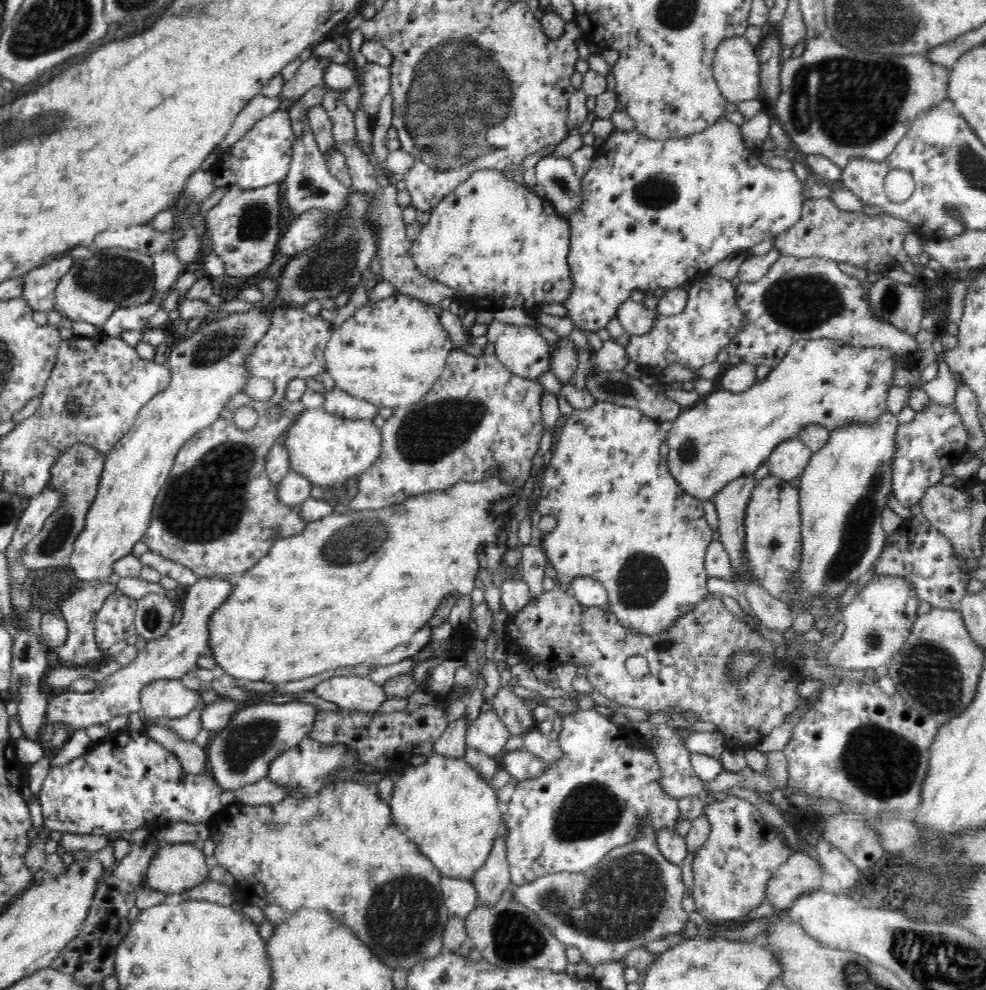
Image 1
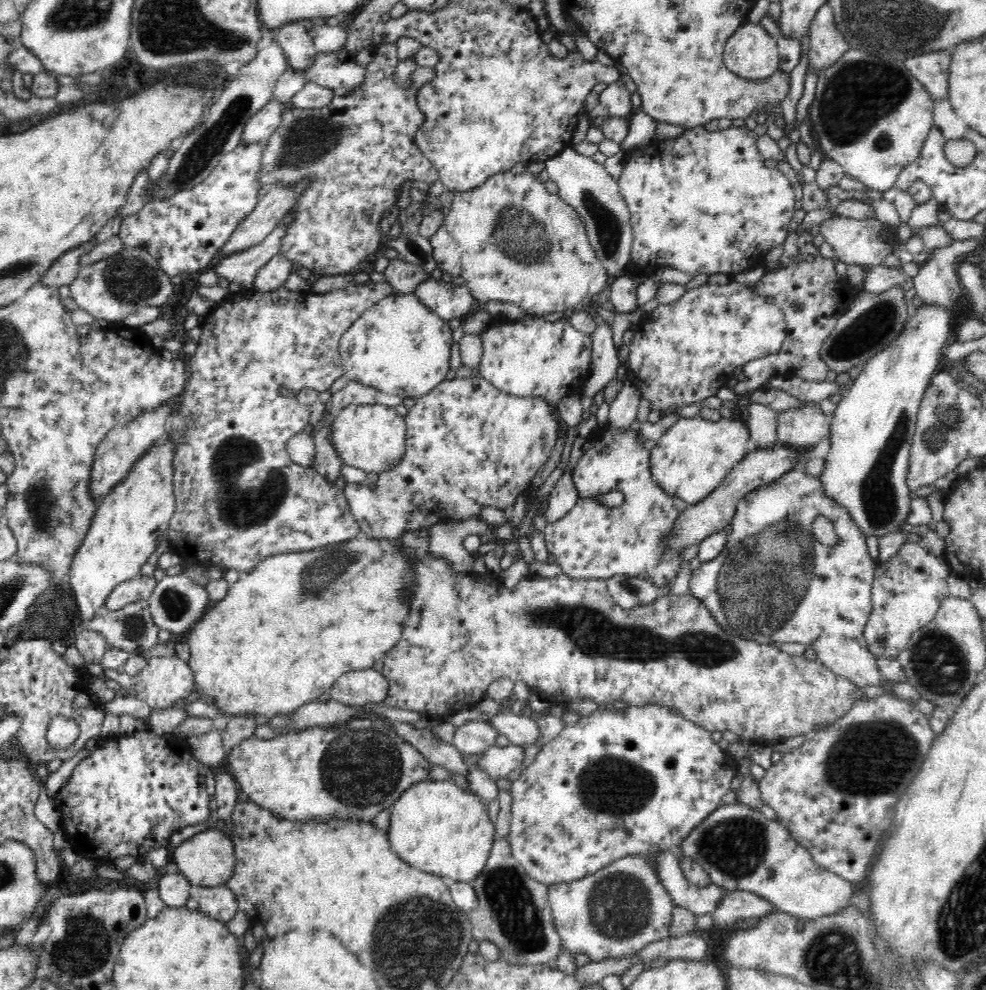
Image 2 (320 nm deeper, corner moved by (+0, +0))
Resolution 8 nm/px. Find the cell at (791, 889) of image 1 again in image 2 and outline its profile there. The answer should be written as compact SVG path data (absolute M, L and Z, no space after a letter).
M736 889L725 894L711 915L714 920L713 926L724 928L735 925L742 919L758 919L775 911L773 904L765 898L753 892Z

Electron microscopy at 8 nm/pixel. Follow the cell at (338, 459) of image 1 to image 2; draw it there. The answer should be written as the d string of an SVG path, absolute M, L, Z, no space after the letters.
M382 404L350 405L334 418L330 443L344 466L354 466L364 473L385 472L398 465L406 453L406 421L396 409Z

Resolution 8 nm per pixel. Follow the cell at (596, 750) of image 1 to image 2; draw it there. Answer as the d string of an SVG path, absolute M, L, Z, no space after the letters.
M658 704L628 705L625 709L600 707L588 716L581 716L575 724L568 723L560 735L542 746L534 762L526 766L521 775L510 785L511 827L507 839L513 857L525 868L531 879L545 885L574 882L594 874L600 868L624 856L677 851L690 831L693 831L702 820L720 806L722 798L730 792L730 782L735 776L737 776L736 764L732 756L712 740L710 731L682 718L682 714Z

